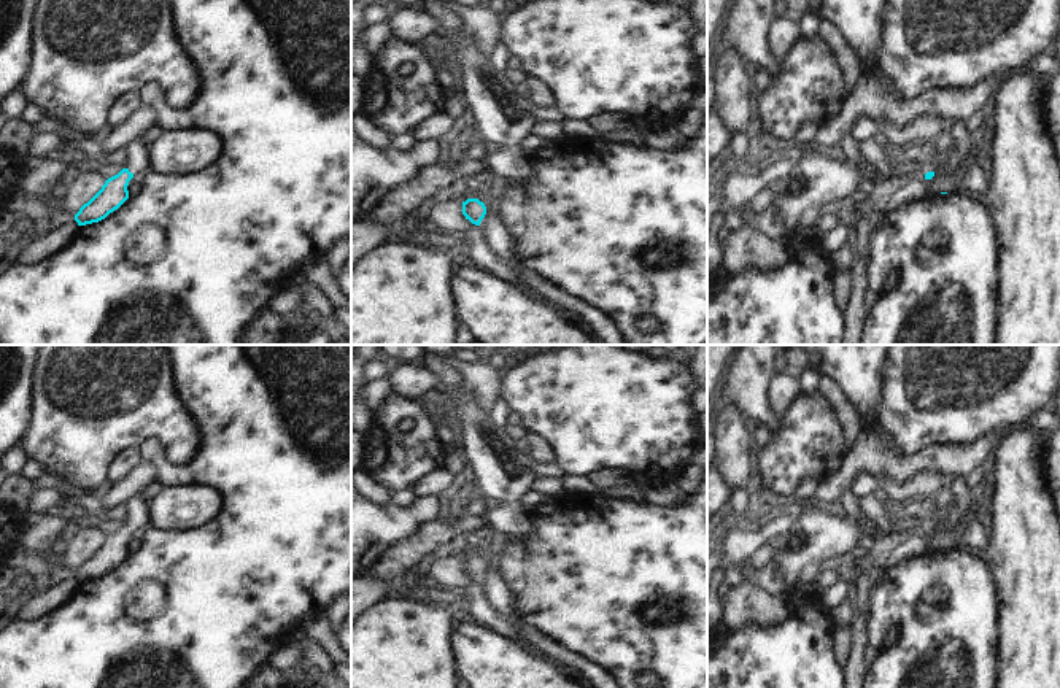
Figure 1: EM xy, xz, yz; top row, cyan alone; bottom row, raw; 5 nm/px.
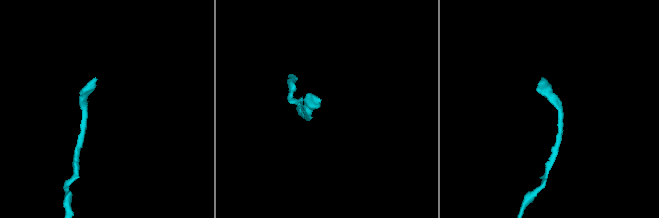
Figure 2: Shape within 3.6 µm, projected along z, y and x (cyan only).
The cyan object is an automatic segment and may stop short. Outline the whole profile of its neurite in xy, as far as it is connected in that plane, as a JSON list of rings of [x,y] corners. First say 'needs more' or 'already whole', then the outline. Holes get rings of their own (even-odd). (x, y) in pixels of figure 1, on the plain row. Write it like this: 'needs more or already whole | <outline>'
needs more | [[[148,501],[126,504],[124,524],[108,534],[102,545],[84,559],[75,570],[78,582],[86,582],[105,575],[110,569],[118,566],[129,555],[129,537],[137,531],[148,528]]]

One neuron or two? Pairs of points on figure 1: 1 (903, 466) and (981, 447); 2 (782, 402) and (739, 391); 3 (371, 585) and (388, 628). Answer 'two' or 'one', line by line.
1: one
2: two
3: two

